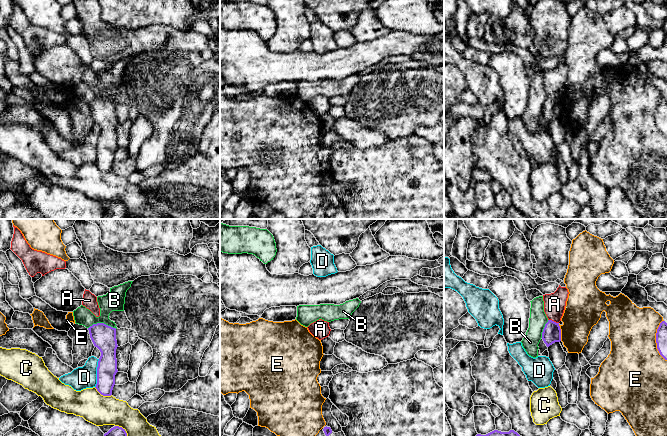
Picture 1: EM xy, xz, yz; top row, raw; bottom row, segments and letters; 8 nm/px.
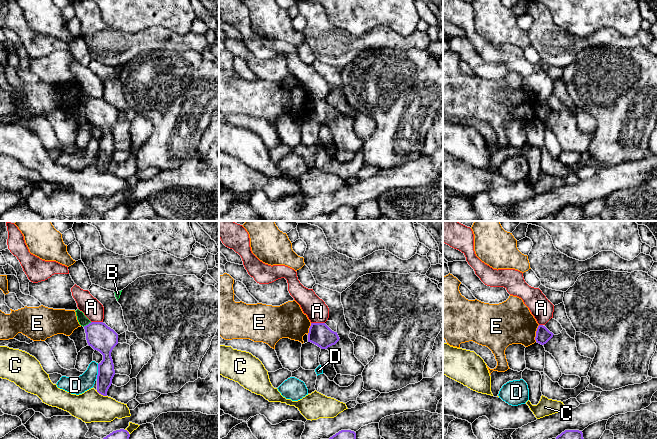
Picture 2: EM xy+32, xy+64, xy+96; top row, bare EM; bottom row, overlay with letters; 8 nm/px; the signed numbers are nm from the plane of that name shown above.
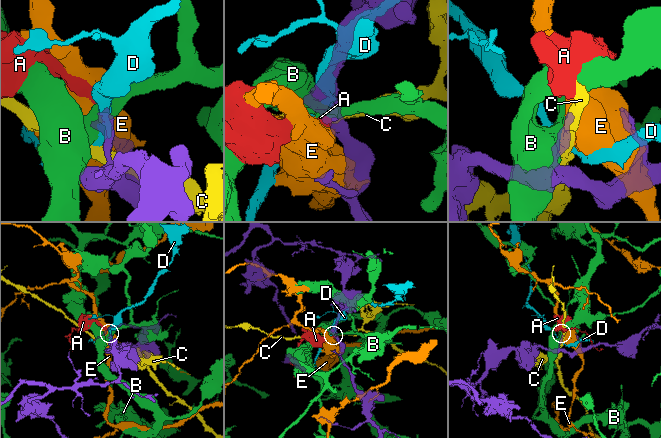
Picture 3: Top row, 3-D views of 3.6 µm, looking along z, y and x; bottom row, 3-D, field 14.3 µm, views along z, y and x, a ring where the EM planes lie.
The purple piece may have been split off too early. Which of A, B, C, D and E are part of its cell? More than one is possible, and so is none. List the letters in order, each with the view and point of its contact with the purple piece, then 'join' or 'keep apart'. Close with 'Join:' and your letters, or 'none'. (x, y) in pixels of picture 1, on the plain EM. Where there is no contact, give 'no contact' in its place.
A: yz (553, 97) | keep apart
B: xy (102, 99) | keep apart
C: xy (103, 171) | keep apart
D: xy (97, 149) | keep apart
E: yz (560, 108) | keep apart
Join: none

